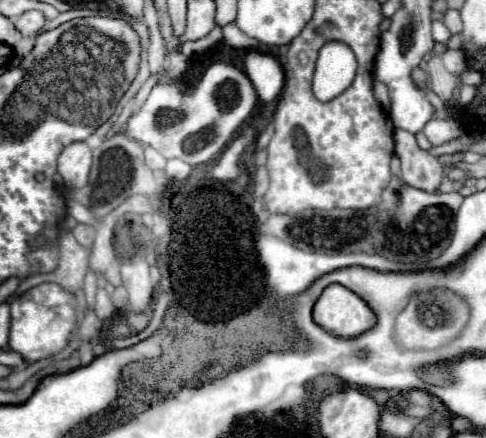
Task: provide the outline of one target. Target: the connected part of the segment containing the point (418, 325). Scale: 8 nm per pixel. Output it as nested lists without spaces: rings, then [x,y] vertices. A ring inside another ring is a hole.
[[[424,292],[420,296],[412,296],[408,308],[396,318],[396,338],[404,348],[434,350],[448,344],[448,340],[460,332],[464,320],[468,320],[468,308],[464,308],[464,300],[452,296],[452,292]]]

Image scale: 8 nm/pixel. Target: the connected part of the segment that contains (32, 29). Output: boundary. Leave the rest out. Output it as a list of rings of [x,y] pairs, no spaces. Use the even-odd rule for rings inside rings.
[[[30,10],[30,12],[24,12],[22,16],[14,18],[12,22],[24,36],[32,36],[46,24],[46,18],[40,10]]]

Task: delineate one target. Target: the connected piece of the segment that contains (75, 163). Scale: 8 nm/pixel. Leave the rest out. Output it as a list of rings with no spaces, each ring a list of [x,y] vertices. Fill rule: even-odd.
[[[74,142],[66,146],[58,158],[58,174],[70,190],[78,190],[88,184],[90,166],[92,150],[86,146],[86,142]]]

